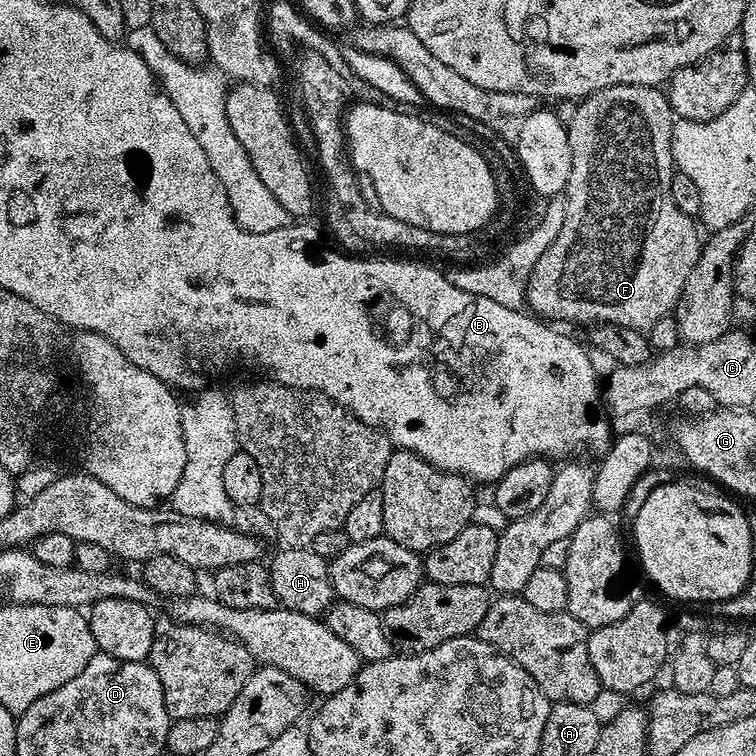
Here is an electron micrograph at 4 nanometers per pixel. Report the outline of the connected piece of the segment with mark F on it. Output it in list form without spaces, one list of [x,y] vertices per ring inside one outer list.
[[[637,84],[606,86],[583,97],[573,108],[576,109],[572,121],[569,119],[566,124],[572,151],[564,200],[566,222],[562,222],[558,238],[538,258],[530,274],[527,307],[548,322],[565,320],[583,326],[617,324],[637,330],[650,329],[658,318],[675,309],[702,247],[697,221],[675,205],[671,194],[673,110],[659,87]]]

